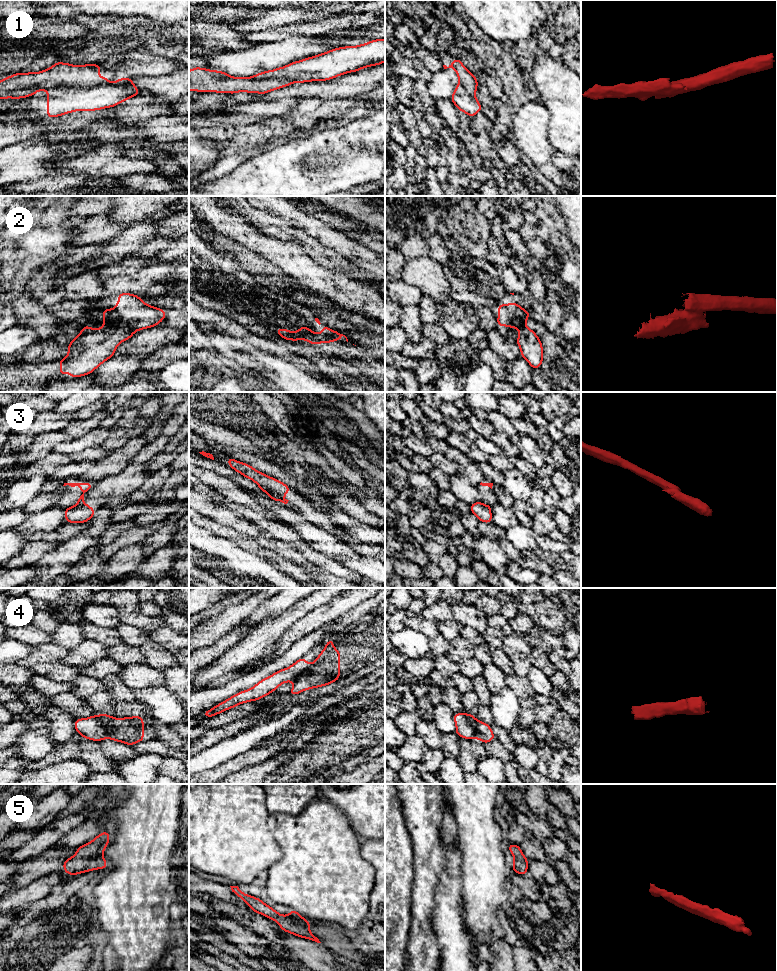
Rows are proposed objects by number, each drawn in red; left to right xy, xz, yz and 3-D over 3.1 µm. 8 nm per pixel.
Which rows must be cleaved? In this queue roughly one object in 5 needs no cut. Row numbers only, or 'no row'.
1, 2, 3, 4

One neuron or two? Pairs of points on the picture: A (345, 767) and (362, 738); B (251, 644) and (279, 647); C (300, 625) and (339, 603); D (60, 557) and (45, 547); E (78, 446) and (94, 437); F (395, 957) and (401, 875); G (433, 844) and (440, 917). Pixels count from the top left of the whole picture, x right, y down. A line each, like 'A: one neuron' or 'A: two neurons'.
A: one neuron
B: two neurons
C: one neuron
D: two neurons
E: one neuron
F: one neuron
G: two neurons

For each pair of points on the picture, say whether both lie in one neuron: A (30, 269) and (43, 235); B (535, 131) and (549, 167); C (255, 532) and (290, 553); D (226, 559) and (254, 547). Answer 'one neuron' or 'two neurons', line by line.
A: two neurons
B: one neuron
C: one neuron
D: two neurons

